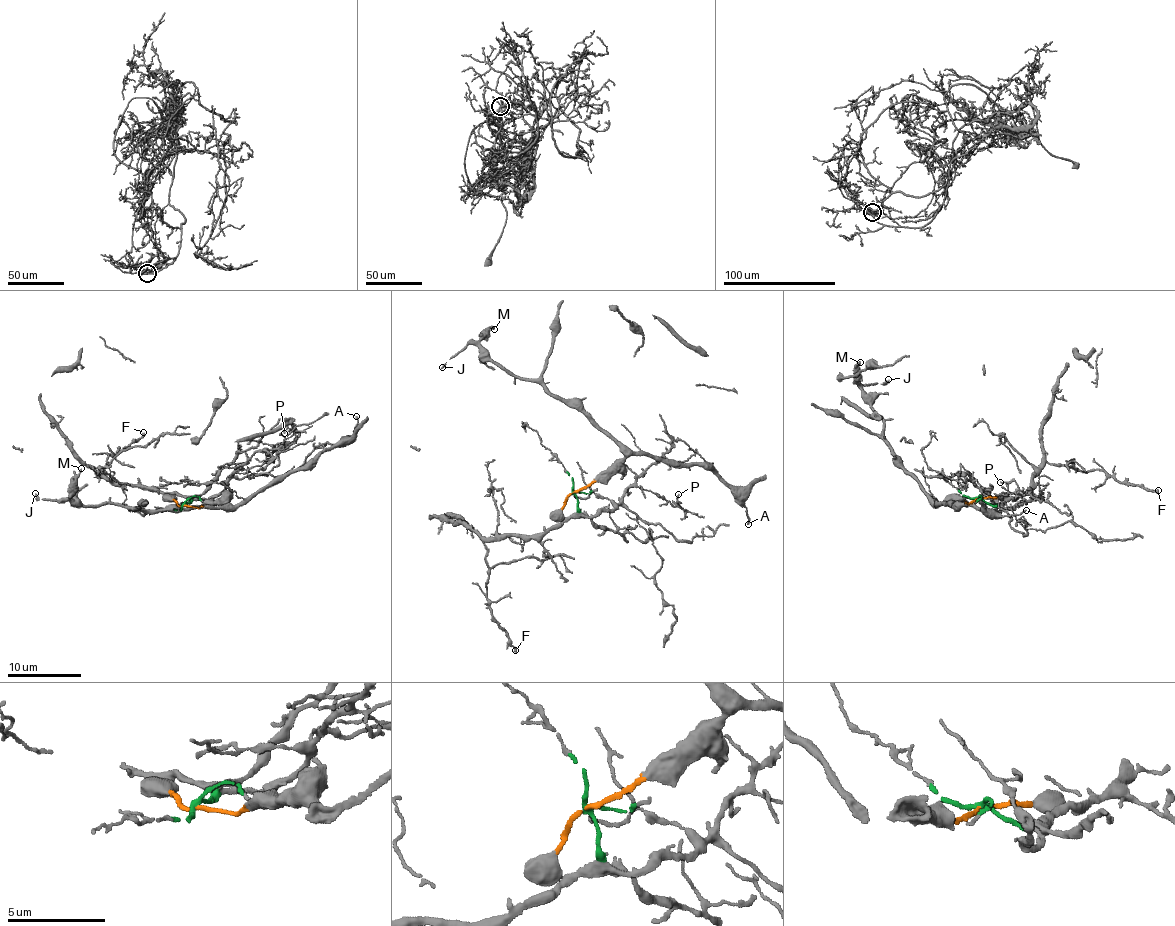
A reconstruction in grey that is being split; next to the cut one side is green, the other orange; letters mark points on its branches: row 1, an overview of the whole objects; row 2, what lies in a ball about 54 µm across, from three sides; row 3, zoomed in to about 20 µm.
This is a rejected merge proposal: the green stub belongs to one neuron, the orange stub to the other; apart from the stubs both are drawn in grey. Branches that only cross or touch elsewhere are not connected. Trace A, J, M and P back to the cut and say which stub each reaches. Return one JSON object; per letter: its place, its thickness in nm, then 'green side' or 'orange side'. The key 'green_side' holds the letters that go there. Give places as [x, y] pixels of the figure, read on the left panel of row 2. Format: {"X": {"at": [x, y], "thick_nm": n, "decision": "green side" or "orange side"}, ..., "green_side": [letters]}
{"A": {"at": [356, 416], "thick_nm": 150, "decision": "orange side"}, "J": {"at": [35, 493], "thick_nm": 240, "decision": "orange side"}, "M": {"at": [81, 468], "thick_nm": 190, "decision": "orange side"}, "P": {"at": [284, 433], "thick_nm": 140, "decision": "green side"}, "green_side": ["P"]}

